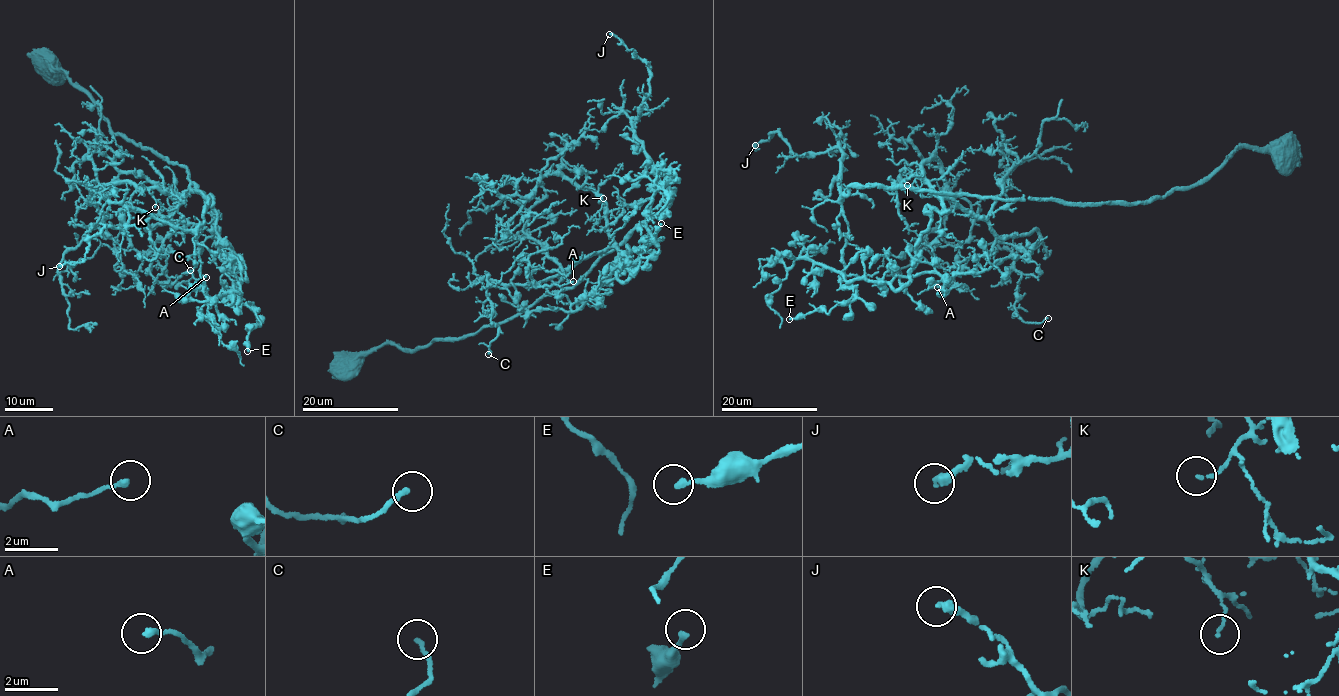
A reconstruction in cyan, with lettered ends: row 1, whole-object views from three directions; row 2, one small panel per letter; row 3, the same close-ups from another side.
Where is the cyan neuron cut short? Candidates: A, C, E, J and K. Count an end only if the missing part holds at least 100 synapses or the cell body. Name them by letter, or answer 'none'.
none

